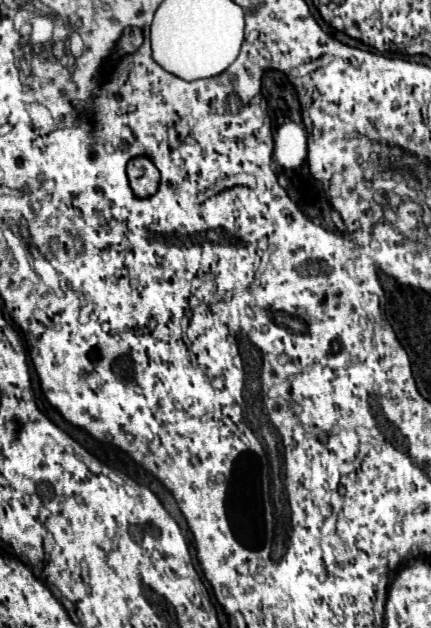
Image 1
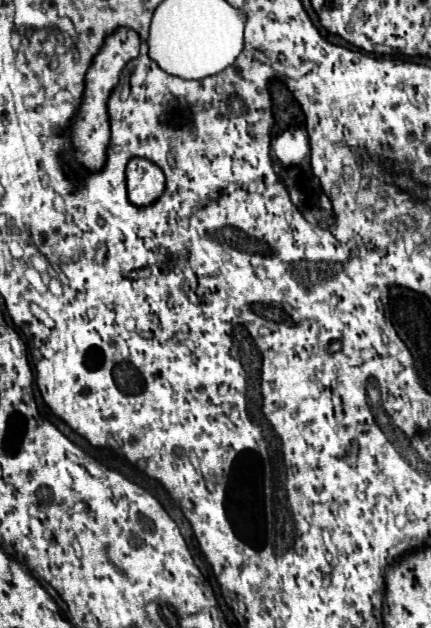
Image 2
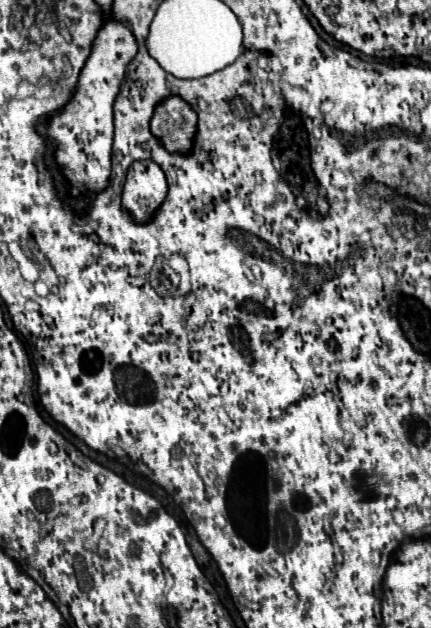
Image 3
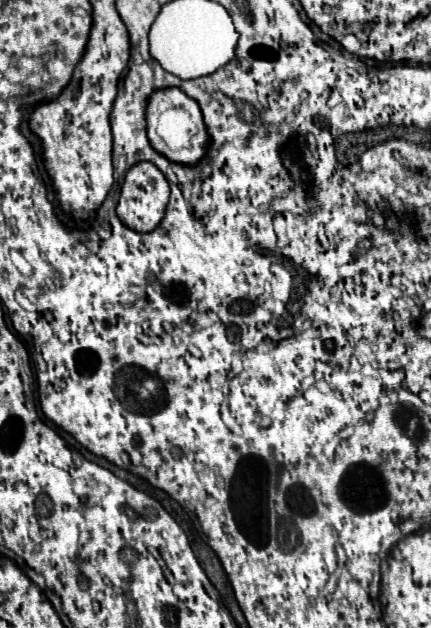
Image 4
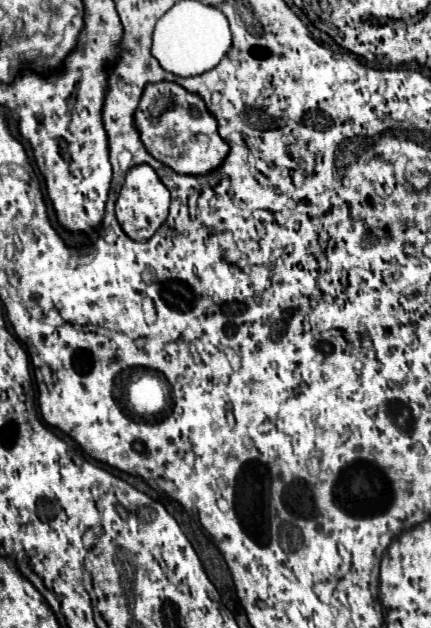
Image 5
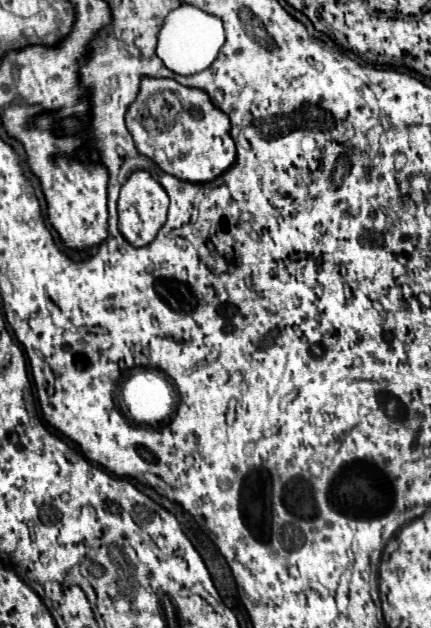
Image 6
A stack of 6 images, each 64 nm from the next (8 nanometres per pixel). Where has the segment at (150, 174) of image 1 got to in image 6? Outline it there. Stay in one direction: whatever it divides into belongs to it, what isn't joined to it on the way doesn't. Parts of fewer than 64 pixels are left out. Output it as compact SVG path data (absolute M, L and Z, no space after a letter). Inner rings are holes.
M146 170L132 172L126 184L122 186L118 198L118 222L122 236L132 246L146 246L154 240L156 232L166 222L166 214L168 214L168 194L164 192L164 188L160 188L160 184Z

